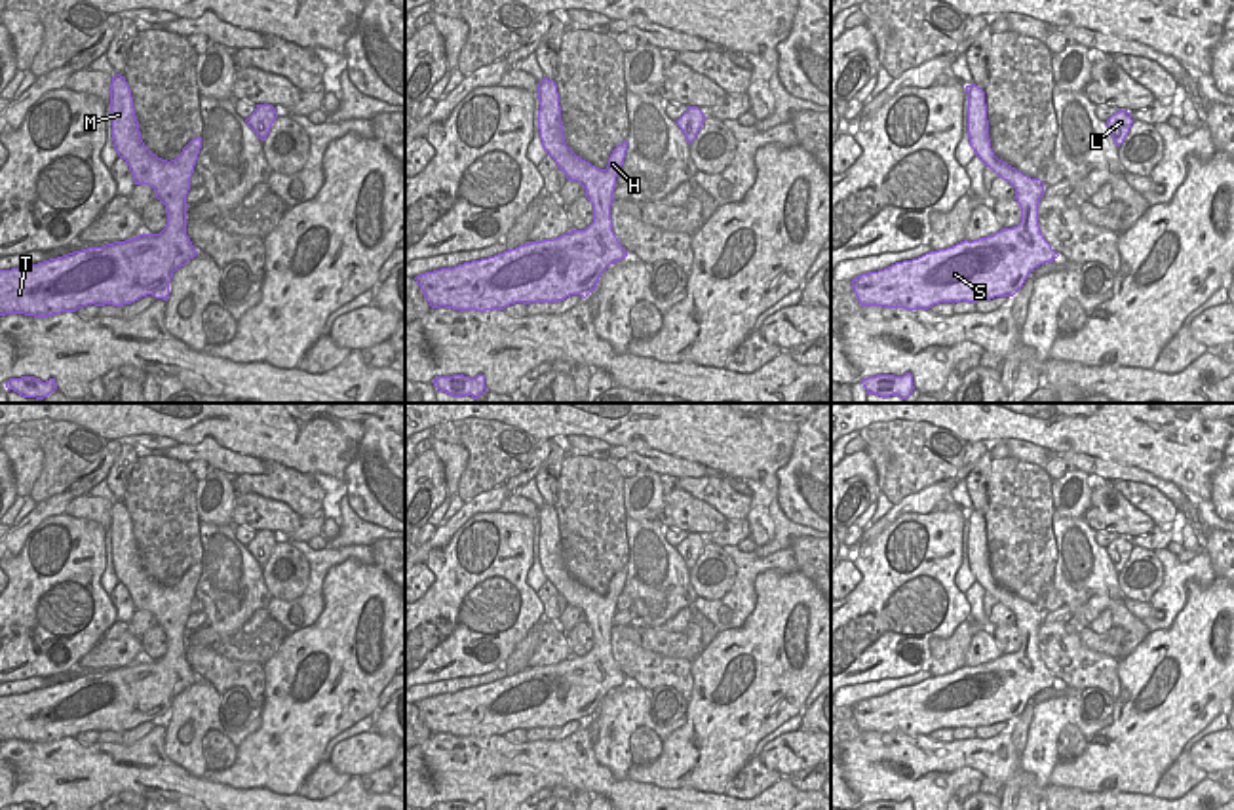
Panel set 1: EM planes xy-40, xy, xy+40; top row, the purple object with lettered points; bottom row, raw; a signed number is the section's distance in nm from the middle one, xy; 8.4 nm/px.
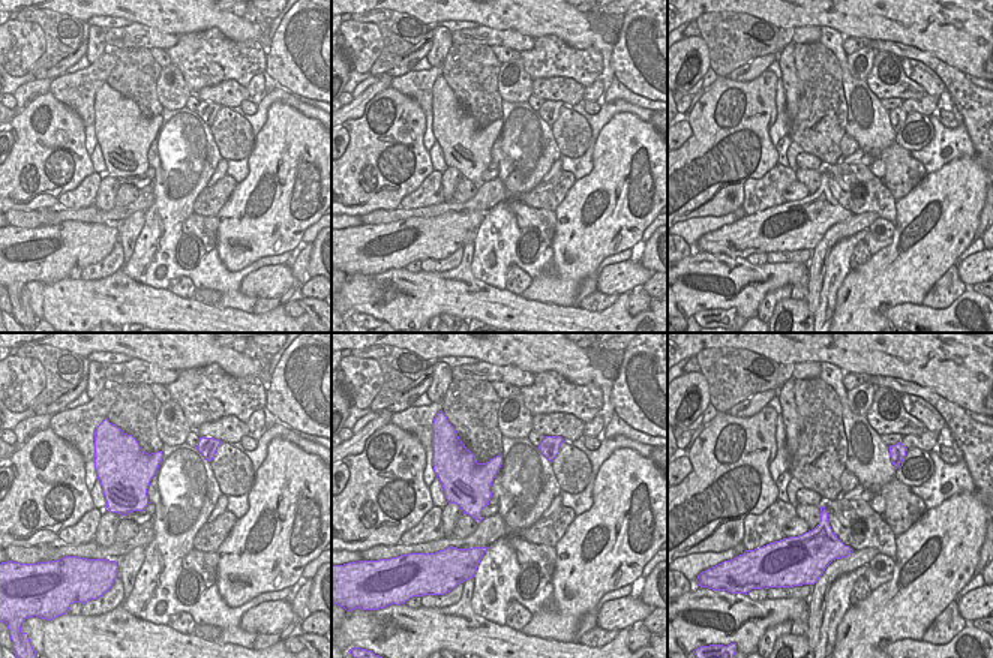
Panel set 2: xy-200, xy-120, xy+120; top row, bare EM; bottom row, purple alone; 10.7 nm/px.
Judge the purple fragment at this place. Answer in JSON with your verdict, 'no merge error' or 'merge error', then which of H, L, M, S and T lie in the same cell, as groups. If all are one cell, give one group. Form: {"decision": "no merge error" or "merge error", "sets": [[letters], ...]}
{"decision": "no merge error", "sets": [["H", "L", "M", "S", "T"]]}

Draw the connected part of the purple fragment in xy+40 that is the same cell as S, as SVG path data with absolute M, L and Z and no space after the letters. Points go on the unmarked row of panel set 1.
M972 510L966 511L966 519L970 572L987 593L1015 614L1021 648L987 664L964 665L953 673L858 702L852 705L852 715L861 732L928 736L939 728L1013 723L1034 694L1059 683L1038 652L1044 608L994 582L985 517Z

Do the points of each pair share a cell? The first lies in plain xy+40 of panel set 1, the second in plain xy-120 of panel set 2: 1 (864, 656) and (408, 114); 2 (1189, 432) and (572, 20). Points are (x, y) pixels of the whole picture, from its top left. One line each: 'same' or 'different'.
1: same
2: same

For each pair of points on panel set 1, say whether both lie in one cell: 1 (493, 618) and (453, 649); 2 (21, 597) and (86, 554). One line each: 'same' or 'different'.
1: same
2: same

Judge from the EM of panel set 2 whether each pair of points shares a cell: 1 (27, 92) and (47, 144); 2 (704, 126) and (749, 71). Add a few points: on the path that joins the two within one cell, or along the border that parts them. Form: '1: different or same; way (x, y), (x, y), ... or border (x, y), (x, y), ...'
1: different; border (48, 90), (29, 101), (18, 111)
2: different; border (767, 69), (746, 81), (734, 81), (728, 77)

